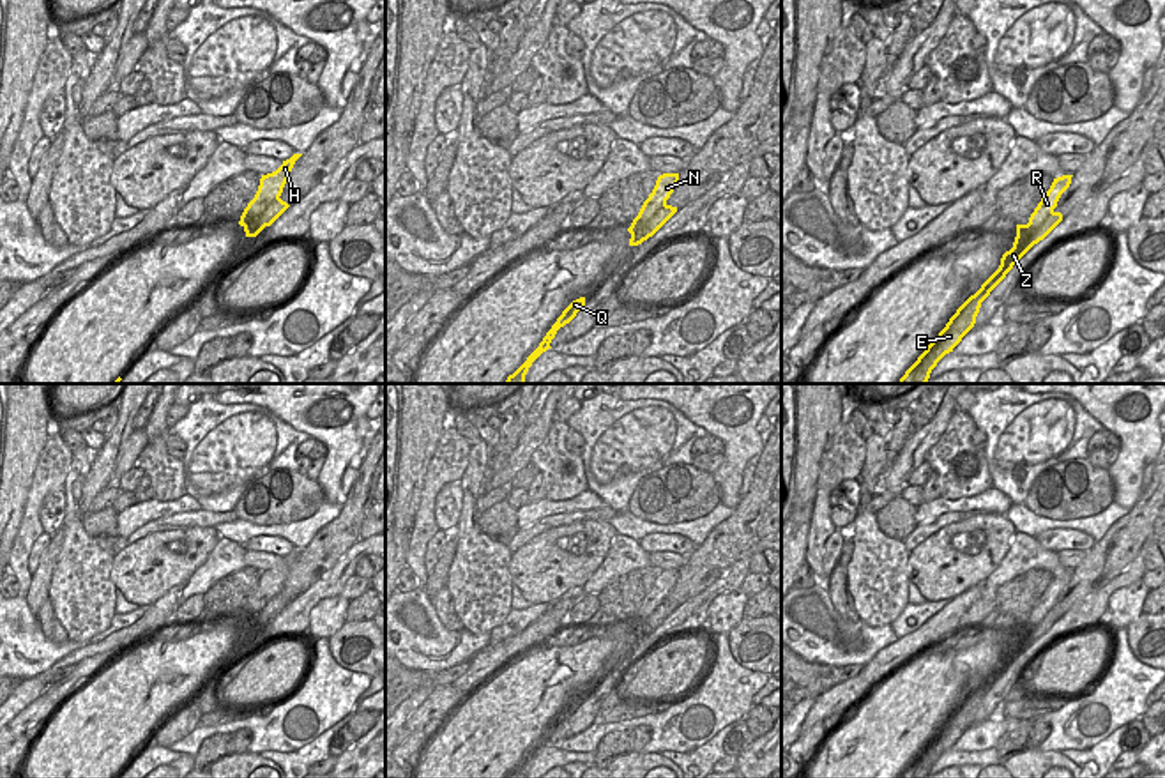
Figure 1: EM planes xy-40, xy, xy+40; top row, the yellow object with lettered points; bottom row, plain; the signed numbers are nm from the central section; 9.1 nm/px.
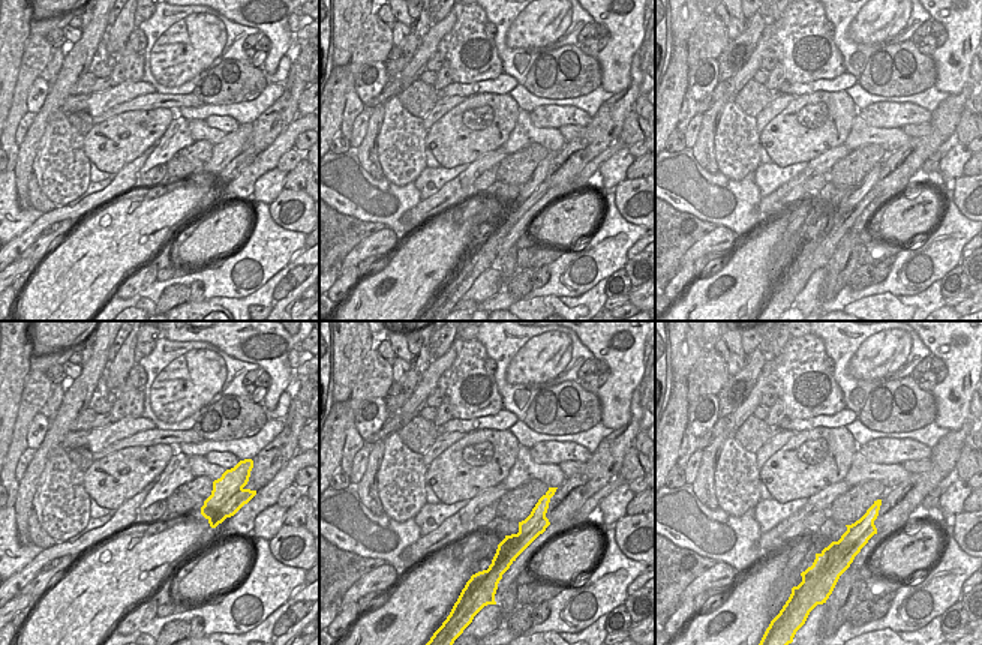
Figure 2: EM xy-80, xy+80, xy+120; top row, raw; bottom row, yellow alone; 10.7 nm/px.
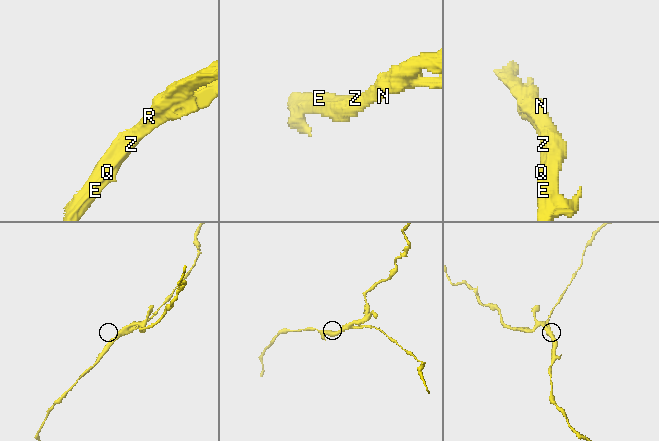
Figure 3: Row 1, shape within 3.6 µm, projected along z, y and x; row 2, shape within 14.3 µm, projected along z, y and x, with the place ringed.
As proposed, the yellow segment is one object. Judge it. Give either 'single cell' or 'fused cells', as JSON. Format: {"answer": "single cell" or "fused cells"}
{"answer": "fused cells"}

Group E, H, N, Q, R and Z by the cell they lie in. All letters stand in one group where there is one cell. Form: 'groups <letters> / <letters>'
groups E Q Z / H N R

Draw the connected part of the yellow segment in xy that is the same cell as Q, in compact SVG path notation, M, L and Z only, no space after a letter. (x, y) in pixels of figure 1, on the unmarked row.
M580 693L576 697L573 697L564 707L562 711L557 714L557 718L552 721L552 725L546 728L546 732L543 734L543 737L539 739L539 743L527 753L527 757L513 769L507 773L506 778L525 778L525 771L529 767L529 764L532 762L532 759L543 750L546 748L552 739L552 736L555 734L557 727L560 723L564 723L566 720L569 720L576 709L585 704L585 693Z

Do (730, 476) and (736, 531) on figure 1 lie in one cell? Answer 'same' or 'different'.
different

